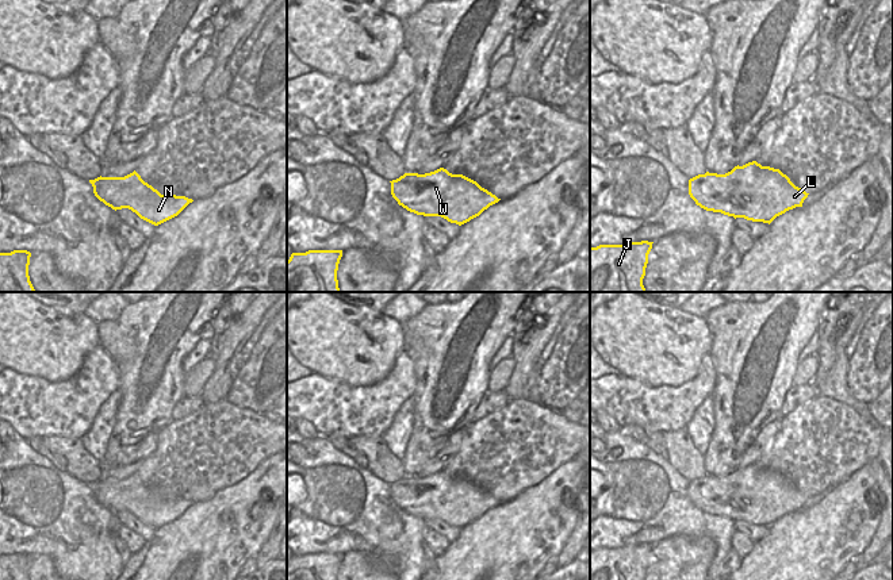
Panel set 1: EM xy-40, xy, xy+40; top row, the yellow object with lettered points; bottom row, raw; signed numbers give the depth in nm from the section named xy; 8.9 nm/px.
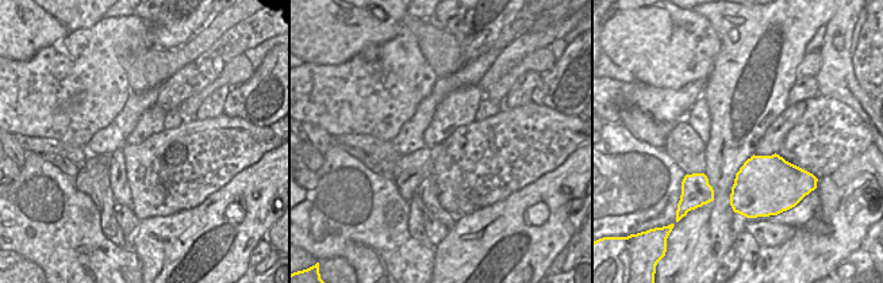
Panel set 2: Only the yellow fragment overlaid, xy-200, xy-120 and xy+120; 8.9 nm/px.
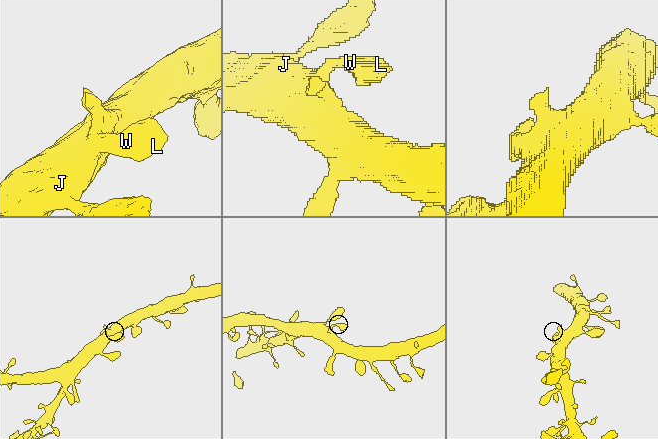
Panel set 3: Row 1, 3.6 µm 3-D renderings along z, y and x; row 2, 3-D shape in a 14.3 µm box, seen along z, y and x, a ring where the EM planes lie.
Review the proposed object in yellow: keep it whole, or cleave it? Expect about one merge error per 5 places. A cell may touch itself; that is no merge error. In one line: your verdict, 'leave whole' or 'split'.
leave whole

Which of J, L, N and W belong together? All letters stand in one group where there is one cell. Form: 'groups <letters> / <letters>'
groups J L N W

